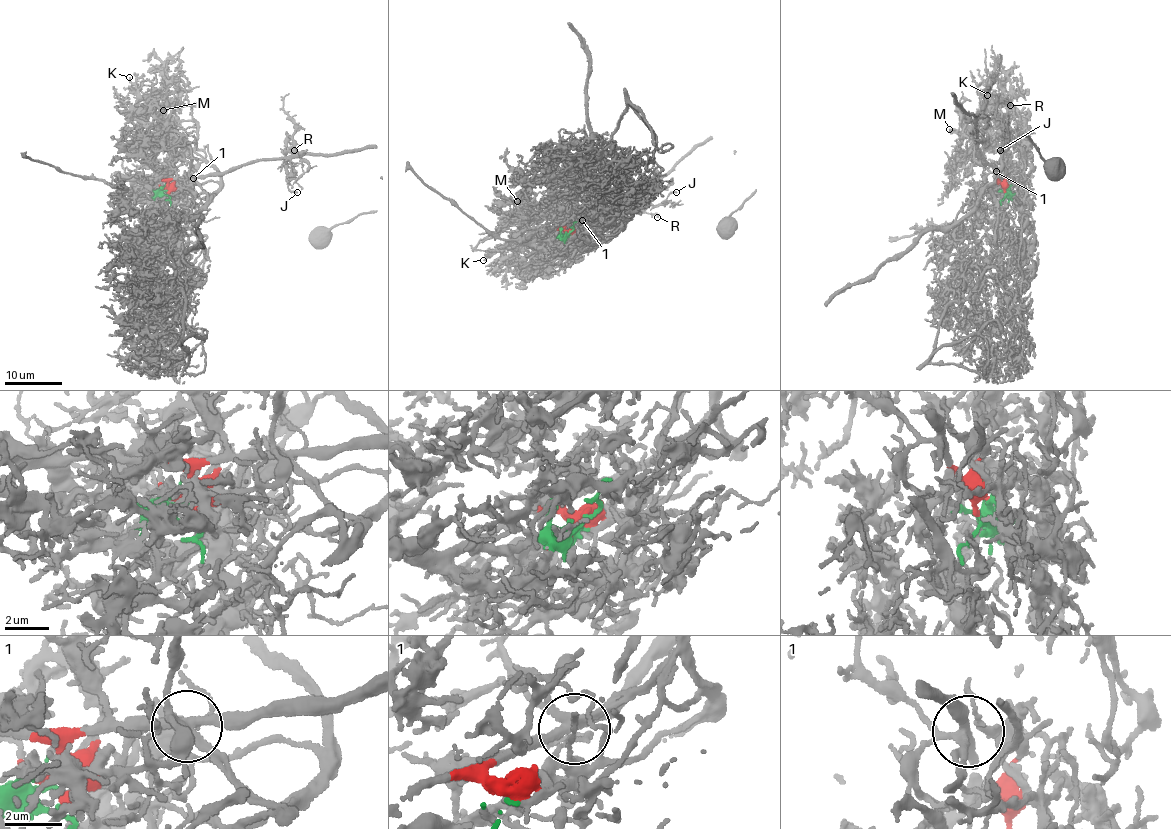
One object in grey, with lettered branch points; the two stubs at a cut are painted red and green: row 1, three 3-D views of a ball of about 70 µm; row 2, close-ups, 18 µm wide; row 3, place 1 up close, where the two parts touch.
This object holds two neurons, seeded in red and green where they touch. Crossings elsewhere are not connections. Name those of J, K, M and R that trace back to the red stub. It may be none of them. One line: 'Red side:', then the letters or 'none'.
Red side: J, R

